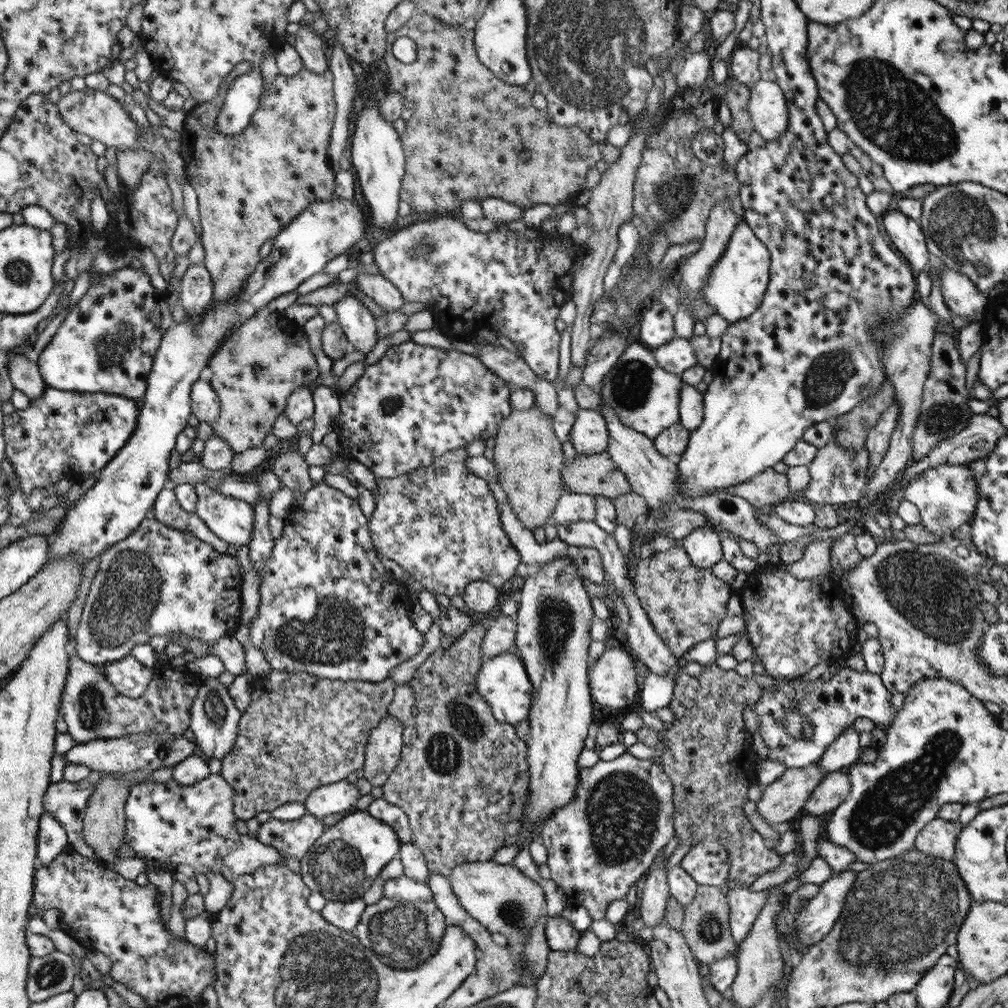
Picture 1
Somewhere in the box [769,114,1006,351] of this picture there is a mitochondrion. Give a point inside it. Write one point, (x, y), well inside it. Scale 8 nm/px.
(959, 223)

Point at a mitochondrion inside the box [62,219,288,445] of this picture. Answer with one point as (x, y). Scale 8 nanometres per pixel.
(107, 345)

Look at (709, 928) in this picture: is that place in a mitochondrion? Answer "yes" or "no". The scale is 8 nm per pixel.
yes

